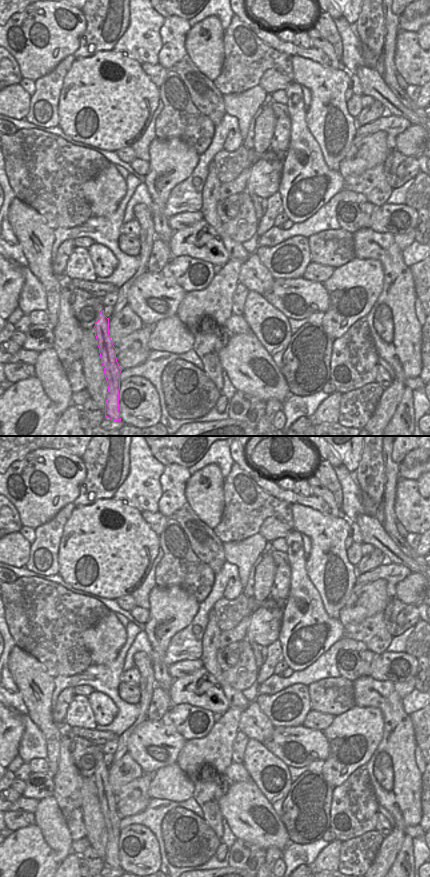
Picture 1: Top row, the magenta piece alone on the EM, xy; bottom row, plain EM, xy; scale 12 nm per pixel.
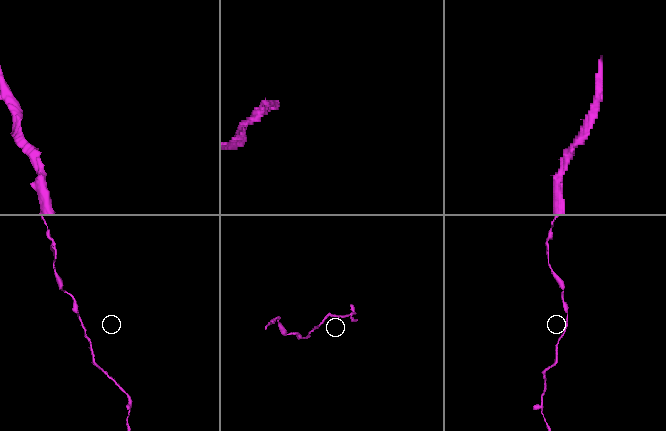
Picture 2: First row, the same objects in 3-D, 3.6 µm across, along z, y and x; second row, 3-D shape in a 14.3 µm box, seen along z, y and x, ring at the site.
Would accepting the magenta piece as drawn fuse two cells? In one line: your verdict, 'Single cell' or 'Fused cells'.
Single cell.

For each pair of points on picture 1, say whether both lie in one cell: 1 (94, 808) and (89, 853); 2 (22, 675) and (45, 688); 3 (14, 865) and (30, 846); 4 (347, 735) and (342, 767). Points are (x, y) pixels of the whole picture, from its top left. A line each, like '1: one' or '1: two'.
1: two
2: one
3: one
4: one

